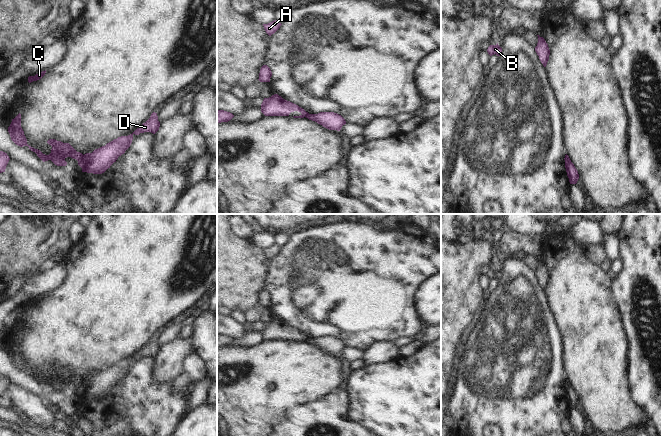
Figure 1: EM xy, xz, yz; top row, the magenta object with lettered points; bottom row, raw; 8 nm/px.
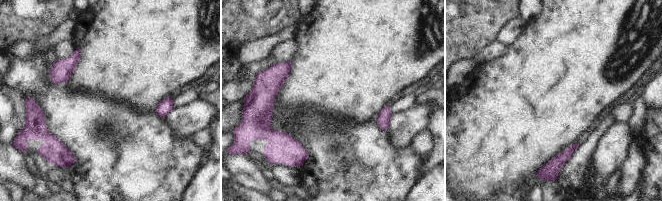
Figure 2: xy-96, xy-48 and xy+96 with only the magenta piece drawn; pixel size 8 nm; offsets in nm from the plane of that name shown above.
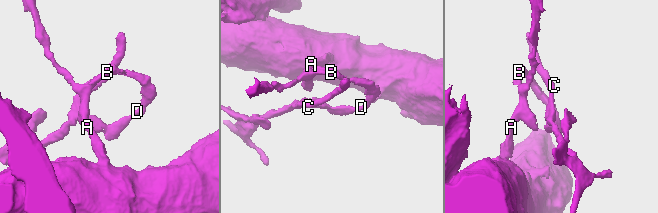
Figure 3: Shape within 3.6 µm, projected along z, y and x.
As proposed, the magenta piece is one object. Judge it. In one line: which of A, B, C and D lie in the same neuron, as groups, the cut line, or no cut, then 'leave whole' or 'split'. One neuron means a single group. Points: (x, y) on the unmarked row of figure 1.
groups A B D / C; cut xy (84, 379), (83, 383), (78, 387); split

